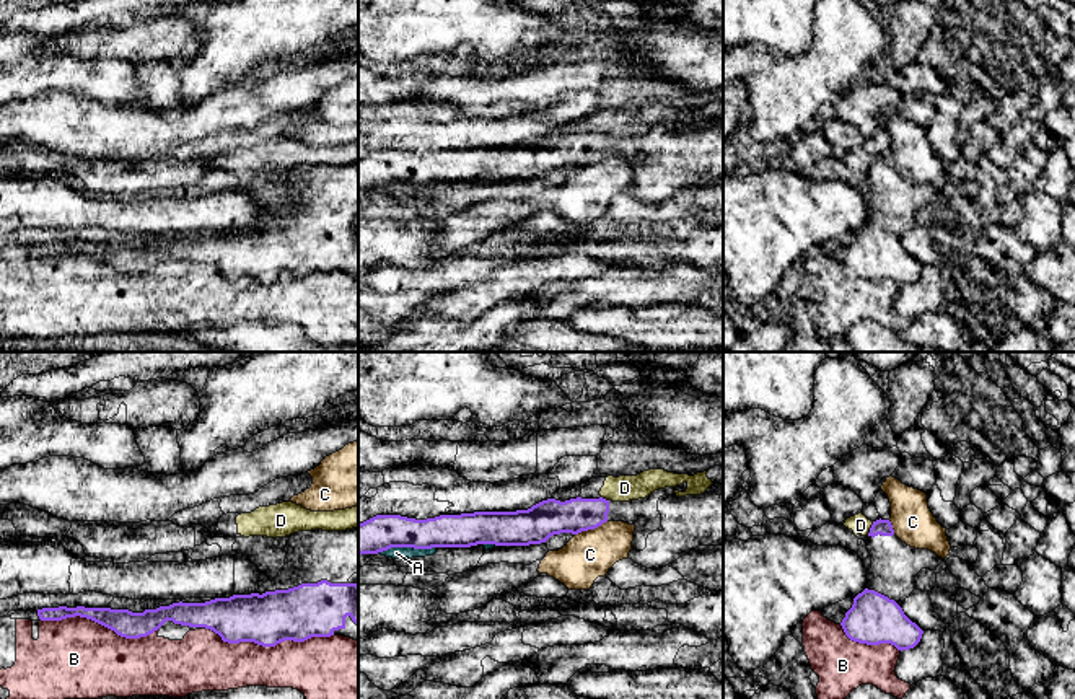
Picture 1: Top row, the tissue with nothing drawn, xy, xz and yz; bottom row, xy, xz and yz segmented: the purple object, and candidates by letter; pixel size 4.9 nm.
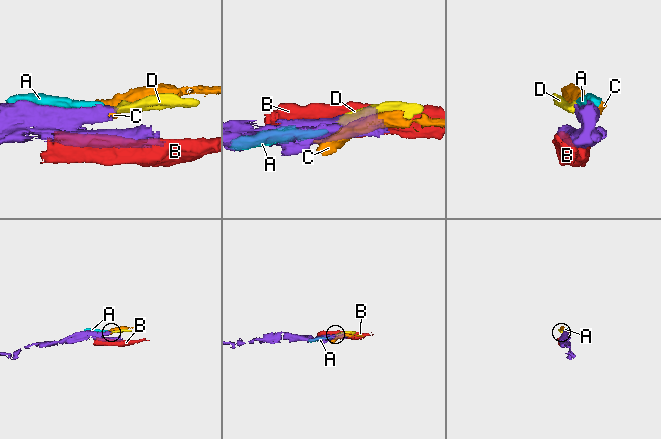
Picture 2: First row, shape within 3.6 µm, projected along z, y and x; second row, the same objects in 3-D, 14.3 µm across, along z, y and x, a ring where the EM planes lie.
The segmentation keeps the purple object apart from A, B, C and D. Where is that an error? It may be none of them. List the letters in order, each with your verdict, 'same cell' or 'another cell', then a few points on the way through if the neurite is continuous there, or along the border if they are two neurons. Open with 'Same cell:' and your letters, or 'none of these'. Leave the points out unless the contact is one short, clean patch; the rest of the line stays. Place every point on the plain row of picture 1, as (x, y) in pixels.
Same cell: none of these
A: another cell
B: another cell
C: another cell | along xz (606, 155), (575, 170)
D: another cell | along yz (873, 157), (867, 170)

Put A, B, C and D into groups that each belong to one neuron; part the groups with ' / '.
A D / B / C

